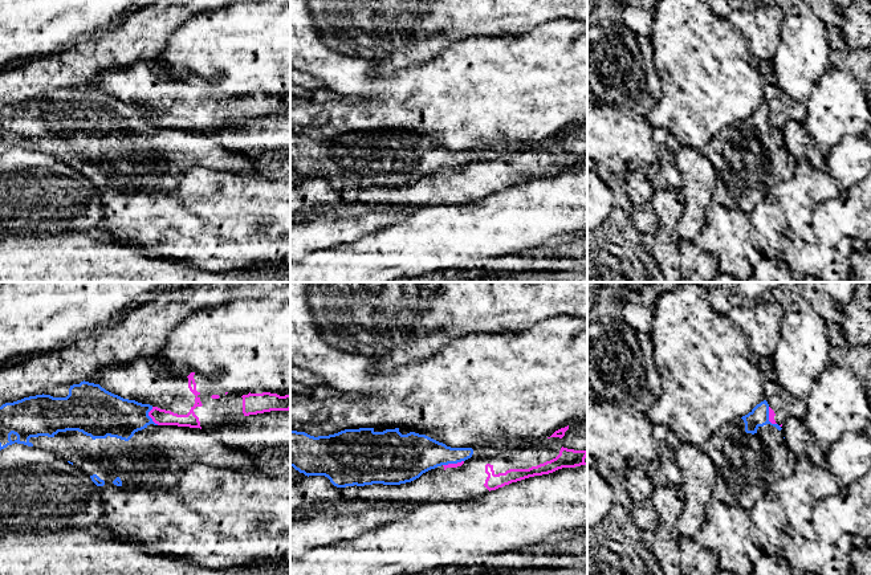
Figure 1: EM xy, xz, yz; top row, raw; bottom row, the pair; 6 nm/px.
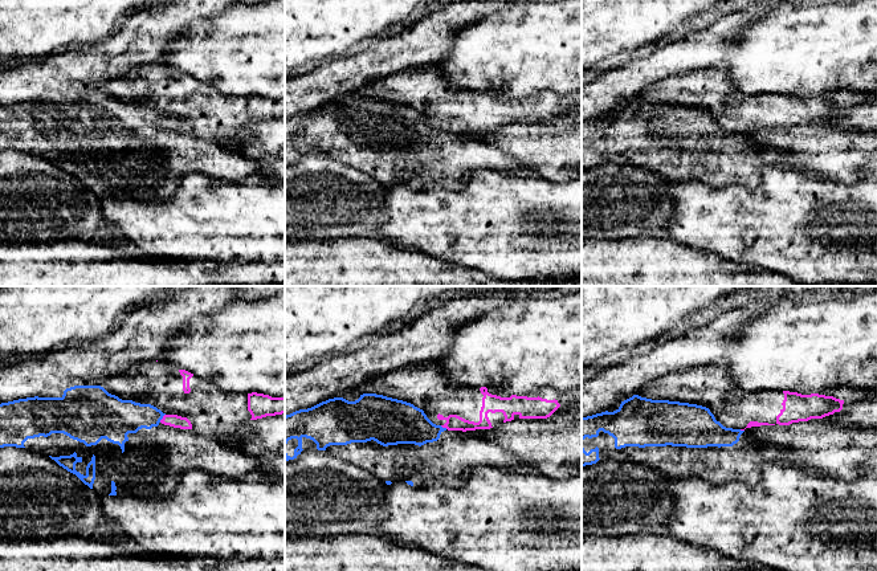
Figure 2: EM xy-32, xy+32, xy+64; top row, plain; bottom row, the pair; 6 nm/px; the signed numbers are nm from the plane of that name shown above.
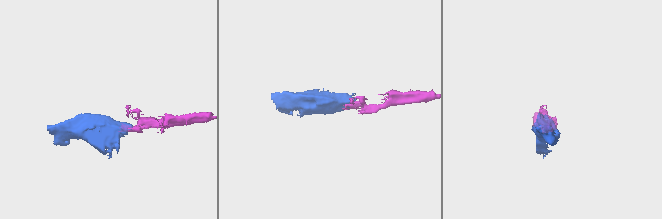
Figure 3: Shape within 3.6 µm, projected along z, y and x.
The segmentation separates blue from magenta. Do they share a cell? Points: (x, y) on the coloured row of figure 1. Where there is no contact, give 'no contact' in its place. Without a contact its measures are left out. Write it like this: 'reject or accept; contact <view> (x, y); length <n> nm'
reject; contact xy (149, 416); length 120 nm

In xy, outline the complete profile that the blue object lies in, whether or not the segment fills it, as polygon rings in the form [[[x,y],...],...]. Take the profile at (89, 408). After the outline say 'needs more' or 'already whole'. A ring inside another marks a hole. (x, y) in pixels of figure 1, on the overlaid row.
[[[81,382],[69,388],[66,397],[36,395],[24,397],[0,407],[0,450],[15,443],[38,446],[56,454],[85,472],[97,486],[117,485],[125,488],[139,486],[175,486],[187,465],[207,464],[223,469],[253,469],[253,462],[243,452],[236,452],[223,445],[212,432],[200,428],[158,425],[148,416],[150,404],[123,399],[99,384]]] | needs more

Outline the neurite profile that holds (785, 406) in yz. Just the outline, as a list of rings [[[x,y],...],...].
[[[765,356],[757,362],[765,390],[765,400],[769,404],[769,421],[782,427],[786,419],[803,419],[805,403],[786,392],[777,382],[772,359]]]

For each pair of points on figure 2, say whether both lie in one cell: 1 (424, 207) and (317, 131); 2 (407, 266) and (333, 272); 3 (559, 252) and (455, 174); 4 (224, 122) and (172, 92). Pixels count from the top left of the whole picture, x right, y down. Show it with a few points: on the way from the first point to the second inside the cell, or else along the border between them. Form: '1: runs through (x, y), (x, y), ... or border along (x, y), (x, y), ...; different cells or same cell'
1: border along (383, 184), (406, 184), (423, 191); different cells
2: runs through (388, 270), (351, 270); same cell
3: border along (494, 168), (476, 168), (459, 191), (436, 190); different cells
4: runs through (211, 117), (202, 110), (190, 110), (184, 105); same cell

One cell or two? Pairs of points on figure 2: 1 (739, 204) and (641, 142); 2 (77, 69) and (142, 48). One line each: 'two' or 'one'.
1: two
2: one

